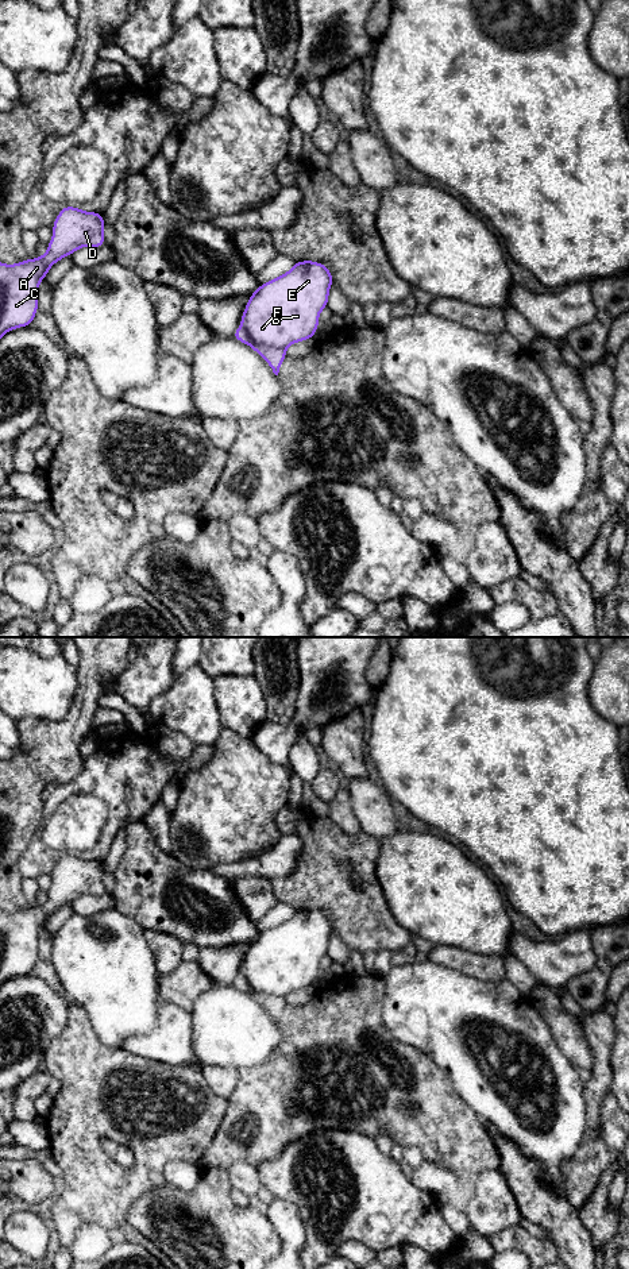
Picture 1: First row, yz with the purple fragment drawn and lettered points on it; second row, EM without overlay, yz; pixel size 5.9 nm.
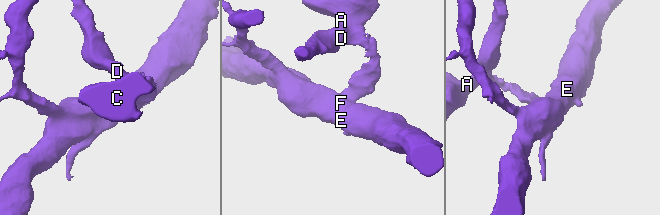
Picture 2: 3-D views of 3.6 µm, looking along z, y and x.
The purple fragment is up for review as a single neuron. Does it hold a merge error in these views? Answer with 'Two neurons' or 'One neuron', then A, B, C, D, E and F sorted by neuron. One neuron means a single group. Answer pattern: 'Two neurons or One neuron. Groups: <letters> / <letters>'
Two neurons. Groups: A C D / B E F

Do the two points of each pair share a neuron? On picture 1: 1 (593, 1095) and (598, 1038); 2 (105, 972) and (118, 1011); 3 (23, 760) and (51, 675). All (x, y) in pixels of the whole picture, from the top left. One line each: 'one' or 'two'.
1: one
2: one
3: two

